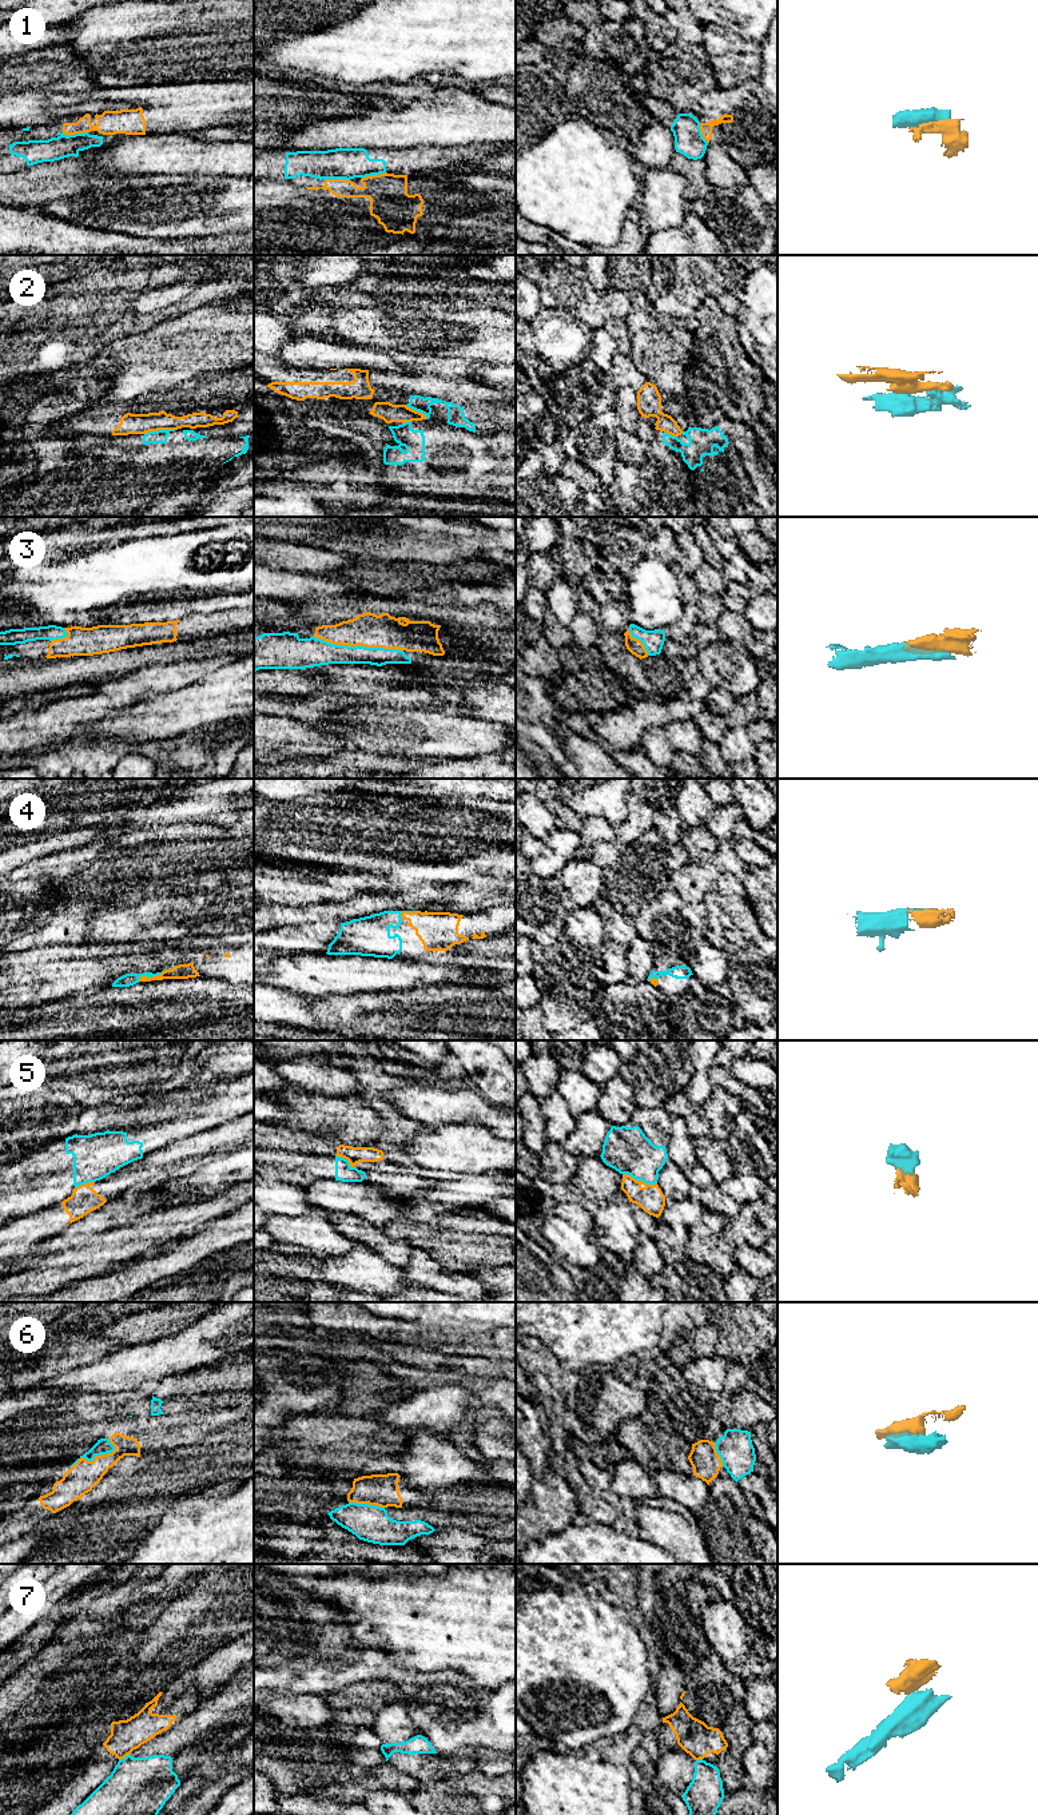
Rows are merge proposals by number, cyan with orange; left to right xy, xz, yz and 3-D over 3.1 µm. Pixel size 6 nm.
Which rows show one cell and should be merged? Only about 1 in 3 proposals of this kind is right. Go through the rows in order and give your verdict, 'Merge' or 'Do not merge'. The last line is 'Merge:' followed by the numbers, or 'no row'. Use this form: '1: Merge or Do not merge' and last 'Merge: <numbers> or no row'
1: Do not merge
2: Do not merge
3: Merge
4: Merge
5: Do not merge
6: Merge
7: Do not merge
Merge: 3, 4, 6

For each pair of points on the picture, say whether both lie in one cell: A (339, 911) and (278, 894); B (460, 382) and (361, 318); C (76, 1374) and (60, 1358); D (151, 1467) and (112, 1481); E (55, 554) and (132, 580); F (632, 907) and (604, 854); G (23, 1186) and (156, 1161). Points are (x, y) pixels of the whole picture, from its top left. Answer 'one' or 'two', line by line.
A: two
B: two
C: two
D: one
E: two
F: one
G: two

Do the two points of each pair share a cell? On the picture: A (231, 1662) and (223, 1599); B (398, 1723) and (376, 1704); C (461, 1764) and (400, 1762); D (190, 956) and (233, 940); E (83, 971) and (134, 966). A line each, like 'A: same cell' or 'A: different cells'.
A: different cells
B: different cells
C: same cell
D: different cells
E: same cell

